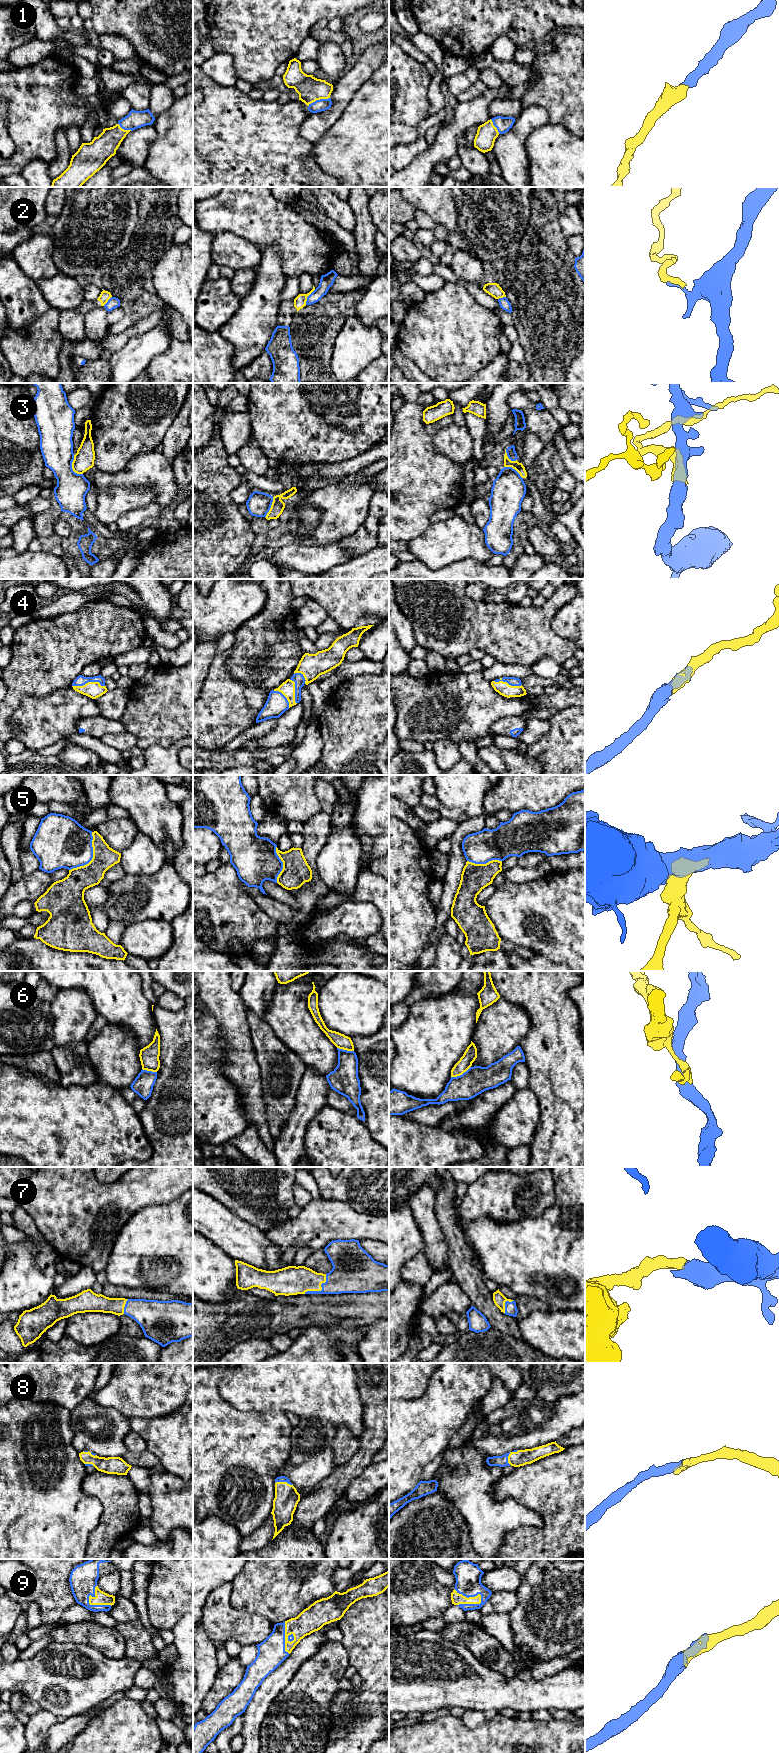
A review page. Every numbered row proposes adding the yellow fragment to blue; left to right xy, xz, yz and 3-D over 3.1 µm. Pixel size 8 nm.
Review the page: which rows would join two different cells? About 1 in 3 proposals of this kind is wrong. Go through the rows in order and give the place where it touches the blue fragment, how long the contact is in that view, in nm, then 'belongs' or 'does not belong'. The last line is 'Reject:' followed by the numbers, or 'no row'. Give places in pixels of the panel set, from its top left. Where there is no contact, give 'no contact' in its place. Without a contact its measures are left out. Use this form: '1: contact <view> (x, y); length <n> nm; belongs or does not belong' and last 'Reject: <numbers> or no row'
1: contact xz (318, 100); length 190 nm; belongs
2: contact xz (307, 297); length 150 nm; does not belong
3: contact xy (71, 467); length 180 nm; does not belong
4: contact xy (88, 681); length 260 nm; belongs
5: contact xy (92, 857); length 360 nm; does not belong
6: contact yz (460, 1075); length 180 nm; does not belong
7: contact xz (321, 1290); length 240 nm; belongs
8: contact xz (283, 1481); length 140 nm; belongs
9: contact yz (471, 1596); length 260 nm; belongs
Reject: 2, 3, 5, 6

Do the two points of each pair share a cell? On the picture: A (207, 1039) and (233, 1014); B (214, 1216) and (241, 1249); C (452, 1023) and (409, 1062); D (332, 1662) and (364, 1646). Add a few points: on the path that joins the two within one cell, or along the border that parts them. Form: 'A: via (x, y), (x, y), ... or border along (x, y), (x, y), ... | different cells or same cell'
A: border along (205, 1012), (219, 1028), (225, 1042), (222, 1051) | different cells
B: via (221, 1224), (238, 1241) | same cell
C: via (440, 1035), (421, 1058) | same cell
D: border along (341, 1643), (347, 1652), (349, 1663) | different cells

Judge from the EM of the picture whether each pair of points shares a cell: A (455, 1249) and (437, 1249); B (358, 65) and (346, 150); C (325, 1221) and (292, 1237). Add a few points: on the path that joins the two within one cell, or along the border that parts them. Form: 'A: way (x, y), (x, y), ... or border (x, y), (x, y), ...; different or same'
A: border (440, 1227), (447, 1247), (448, 1266), (450, 1269); different
B: border (369, 77), (359, 87), (341, 115); different
C: way (317, 1225), (313, 1229), (300, 1232); same

